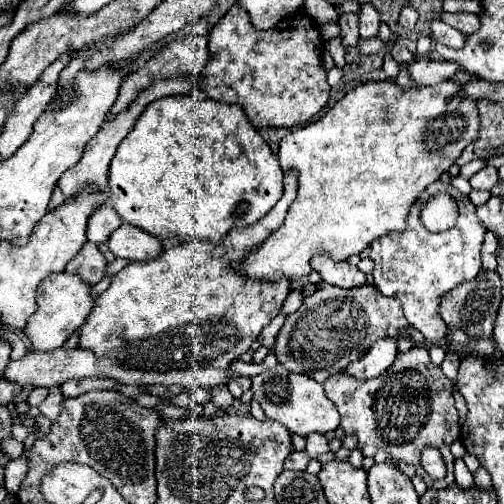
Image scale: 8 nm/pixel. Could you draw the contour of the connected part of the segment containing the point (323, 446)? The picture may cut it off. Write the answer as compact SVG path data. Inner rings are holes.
M312 433L312 435L306 437L306 453L308 453L312 459L316 459L318 455L322 455L322 453L326 453L326 451L328 451L328 441L324 439L324 435Z

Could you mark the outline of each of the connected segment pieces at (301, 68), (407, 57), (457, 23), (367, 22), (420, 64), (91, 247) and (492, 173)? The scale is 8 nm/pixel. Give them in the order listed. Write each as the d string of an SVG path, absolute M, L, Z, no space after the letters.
M232 5L230 11L212 27L208 37L208 51L210 61L206 63L198 81L200 91L214 101L240 105L254 127L302 125L308 123L308 119L312 119L326 107L326 101L330 97L330 85L326 83L326 71L322 69L320 63L322 37L318 25L310 17L302 19L286 17L276 27L268 31L258 31L250 25L246 11L240 9L238 5Z
M400 41L394 43L394 47L392 47L392 57L394 57L396 63L400 63L400 65L406 65L406 63L410 63L410 61L414 59L412 53L410 53Z
M444 13L442 21L456 27L464 35L472 35L480 29L480 17L474 13Z
M360 3L358 19L360 19L360 37L376 37L378 35L380 15L370 3Z
M416 59L410 65L406 65L406 69L416 85L436 85L460 71L456 63L432 61L432 59Z
M84 243L84 247L76 253L76 257L66 265L68 273L78 273L82 279L86 279L86 283L96 285L106 271L106 259L102 257L102 253L98 251L98 247L94 243Z
M484 167L482 171L478 171L476 175L472 175L470 177L470 185L474 187L474 189L486 189L486 191L490 191L496 183L498 183L498 169L494 169L494 167Z

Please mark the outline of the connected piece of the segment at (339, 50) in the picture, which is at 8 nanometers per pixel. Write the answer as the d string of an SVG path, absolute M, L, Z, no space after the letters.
M336 37L334 41L330 41L326 49L330 51L332 59L336 61L336 67L338 67L338 69L342 69L342 67L346 65L346 59L344 59L344 55L346 55L346 53L344 53L344 47L342 47L342 43L340 43L340 37Z

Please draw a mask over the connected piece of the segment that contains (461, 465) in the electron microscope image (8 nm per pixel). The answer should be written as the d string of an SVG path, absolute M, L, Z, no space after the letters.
M456 459L454 469L456 469L456 483L458 483L462 489L472 489L472 487L474 487L474 475L468 471L466 463L464 463L462 459Z

